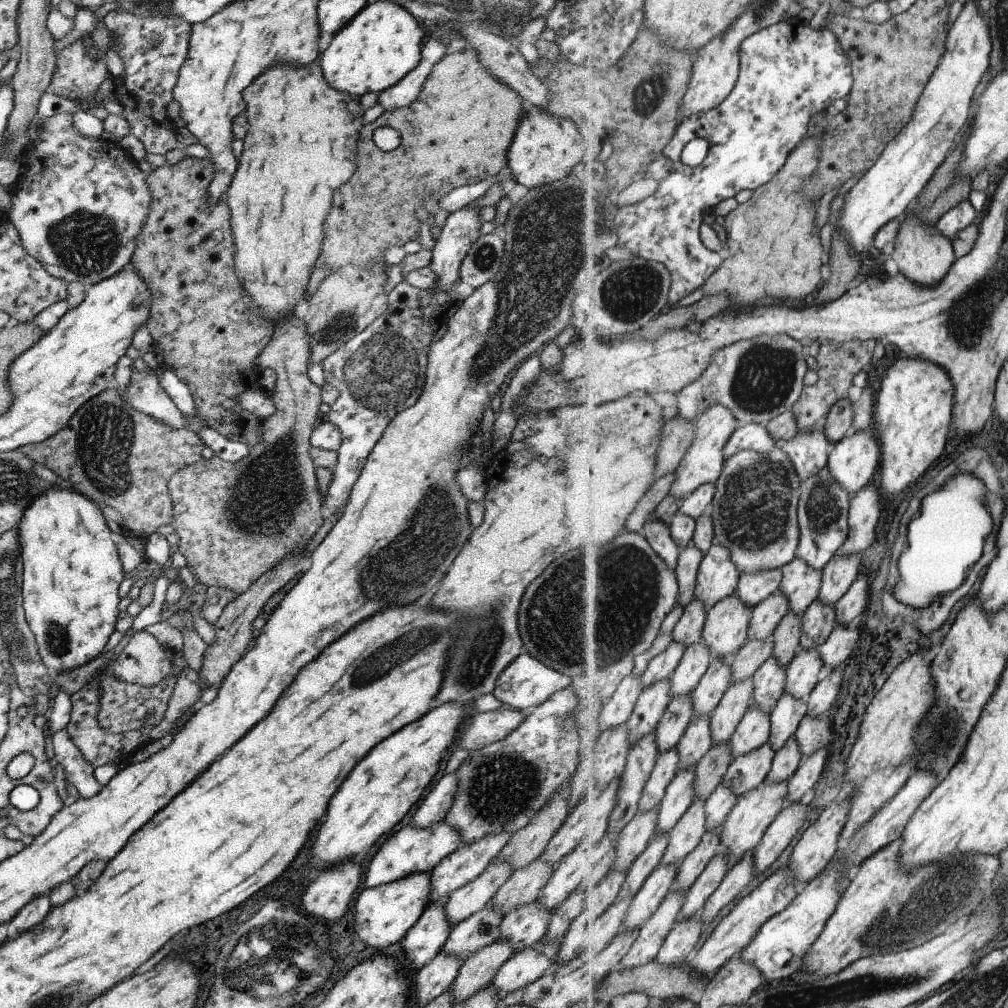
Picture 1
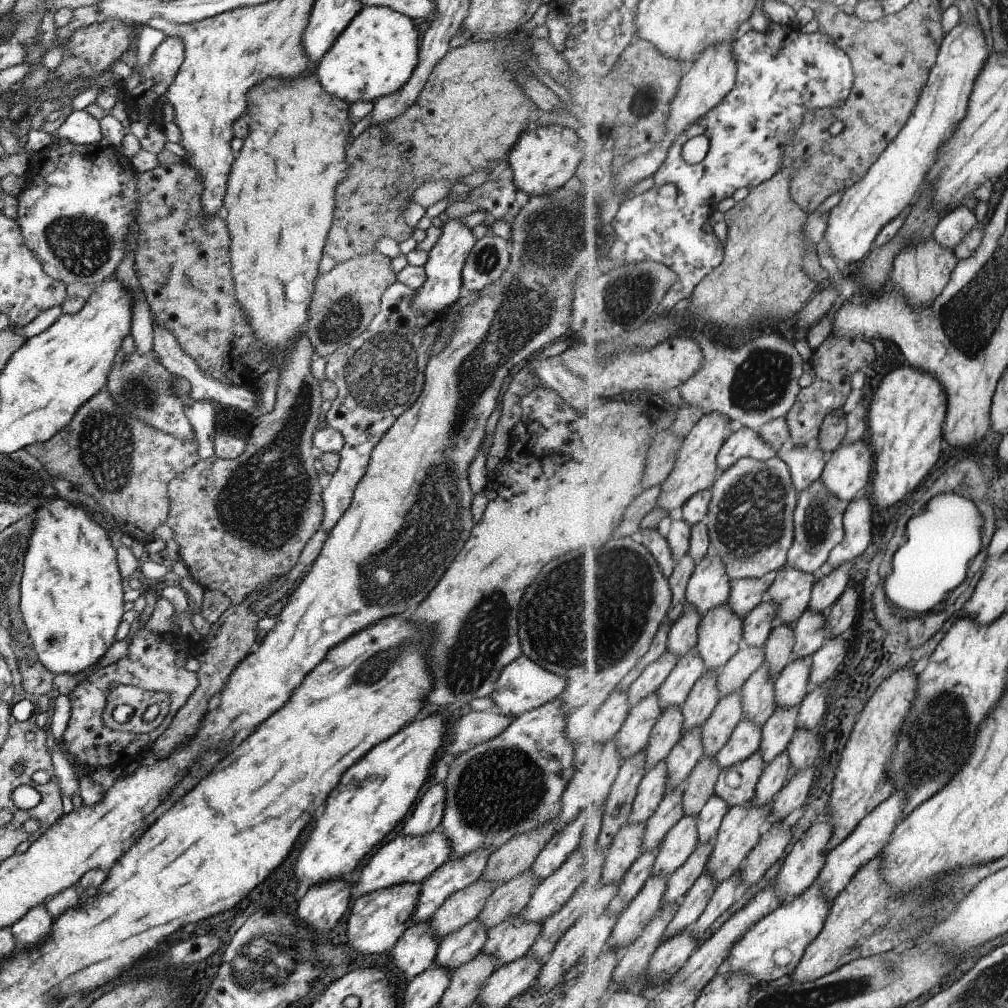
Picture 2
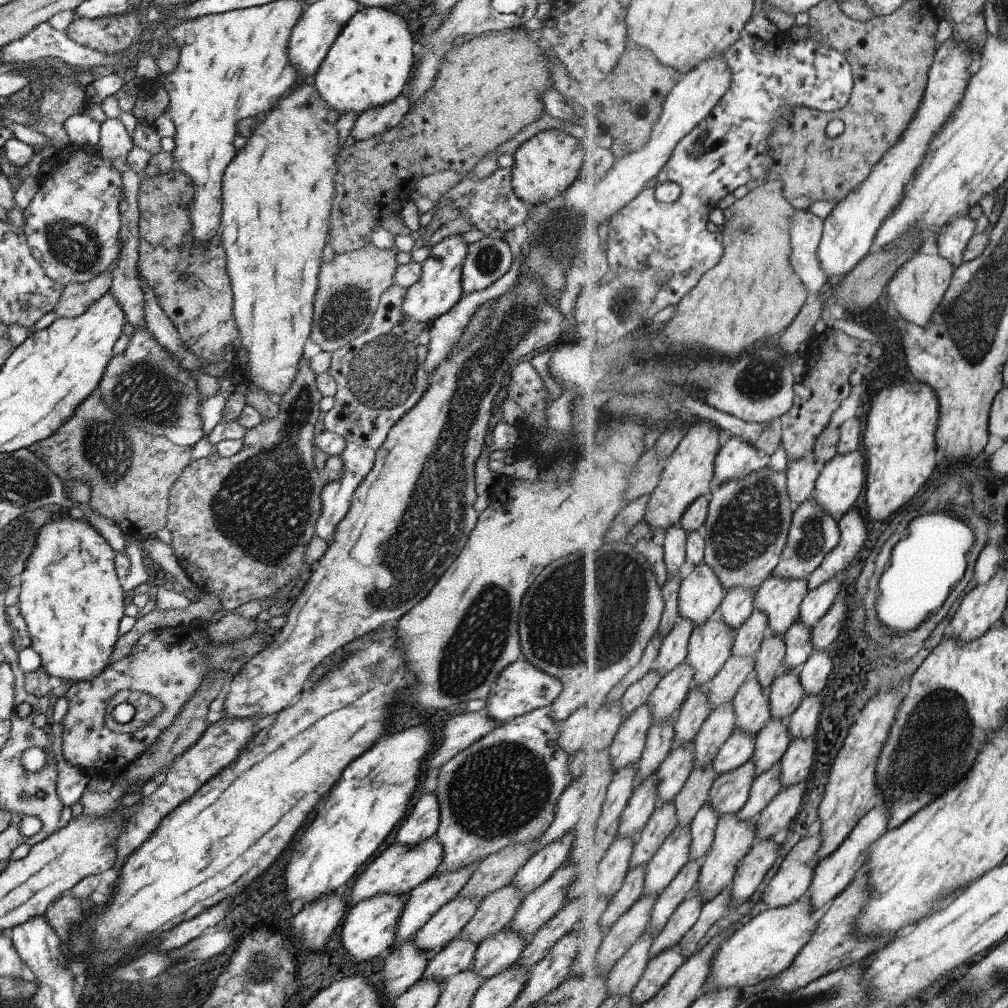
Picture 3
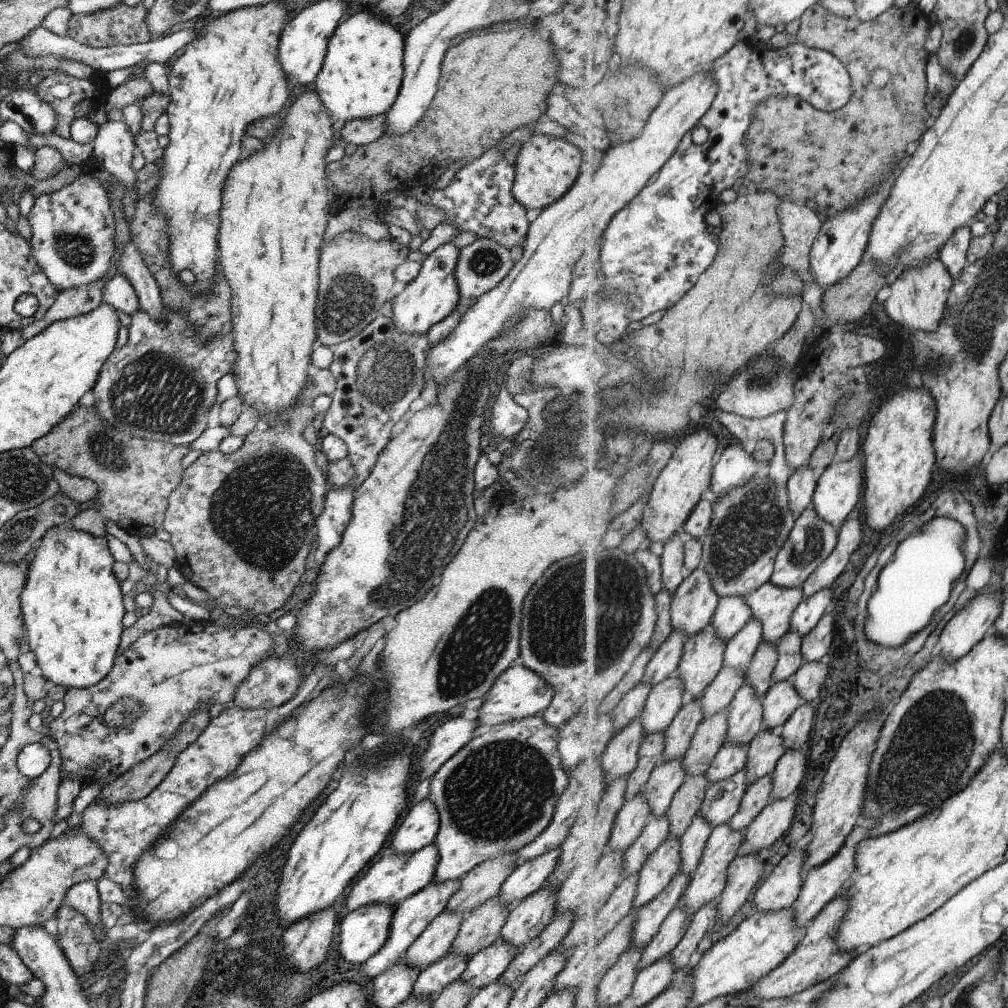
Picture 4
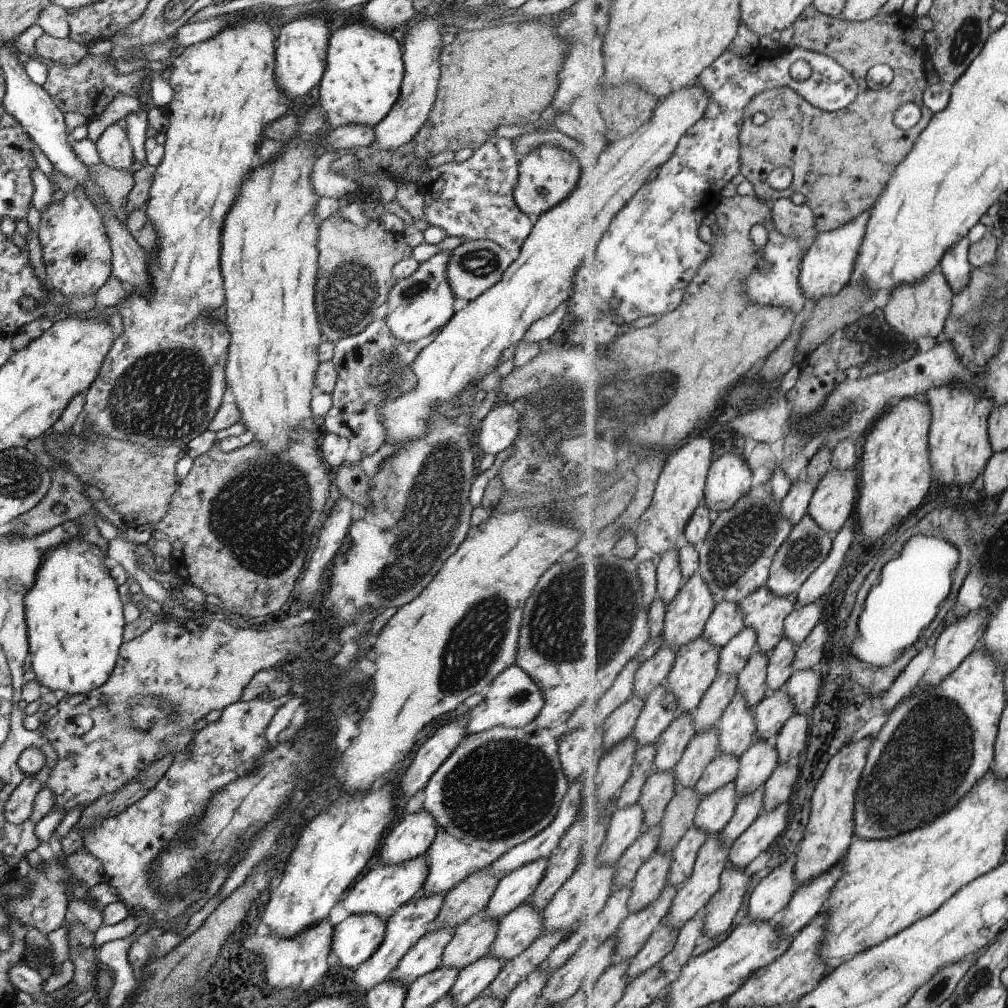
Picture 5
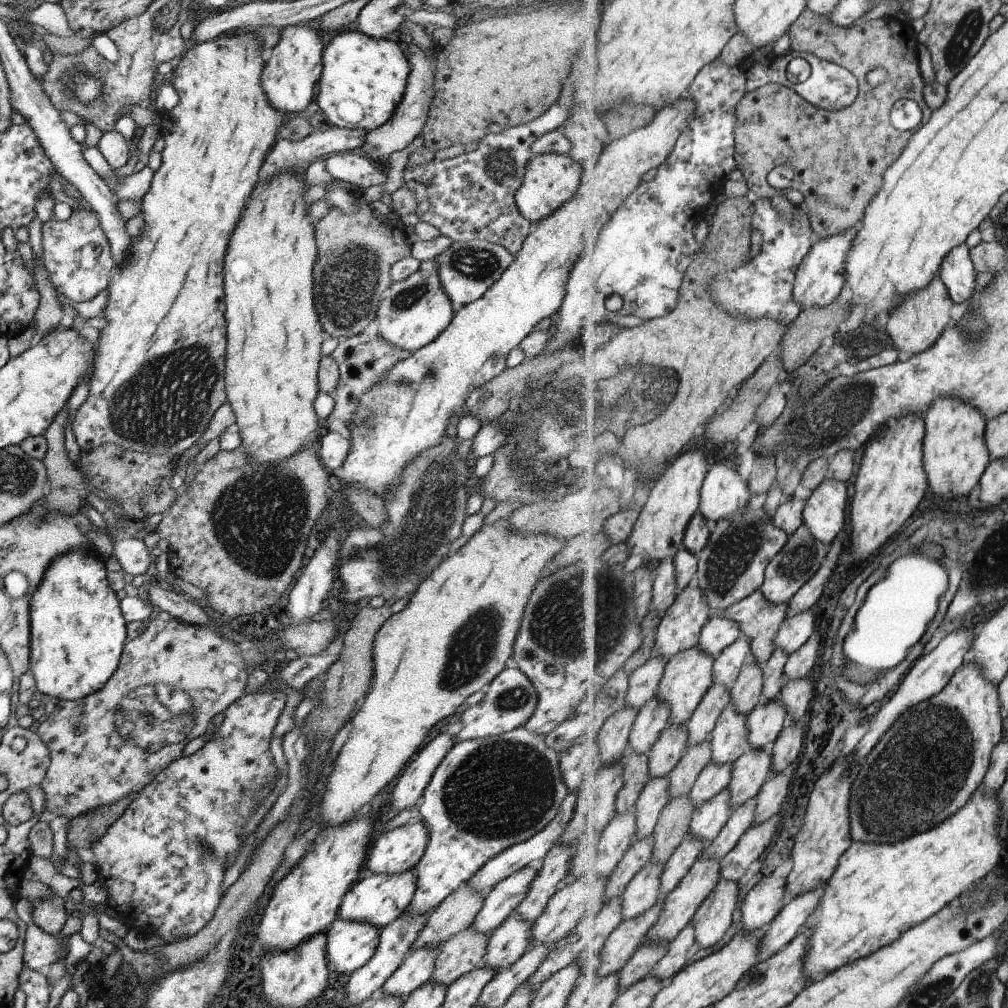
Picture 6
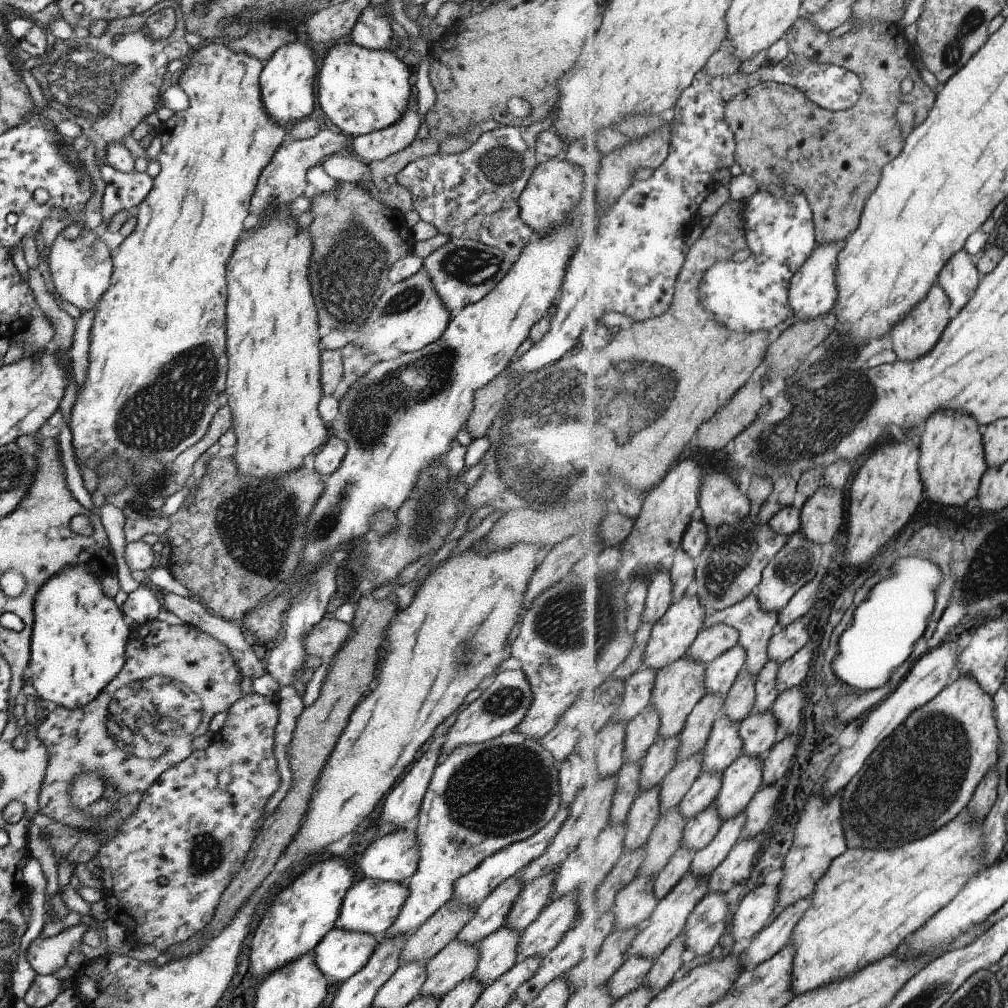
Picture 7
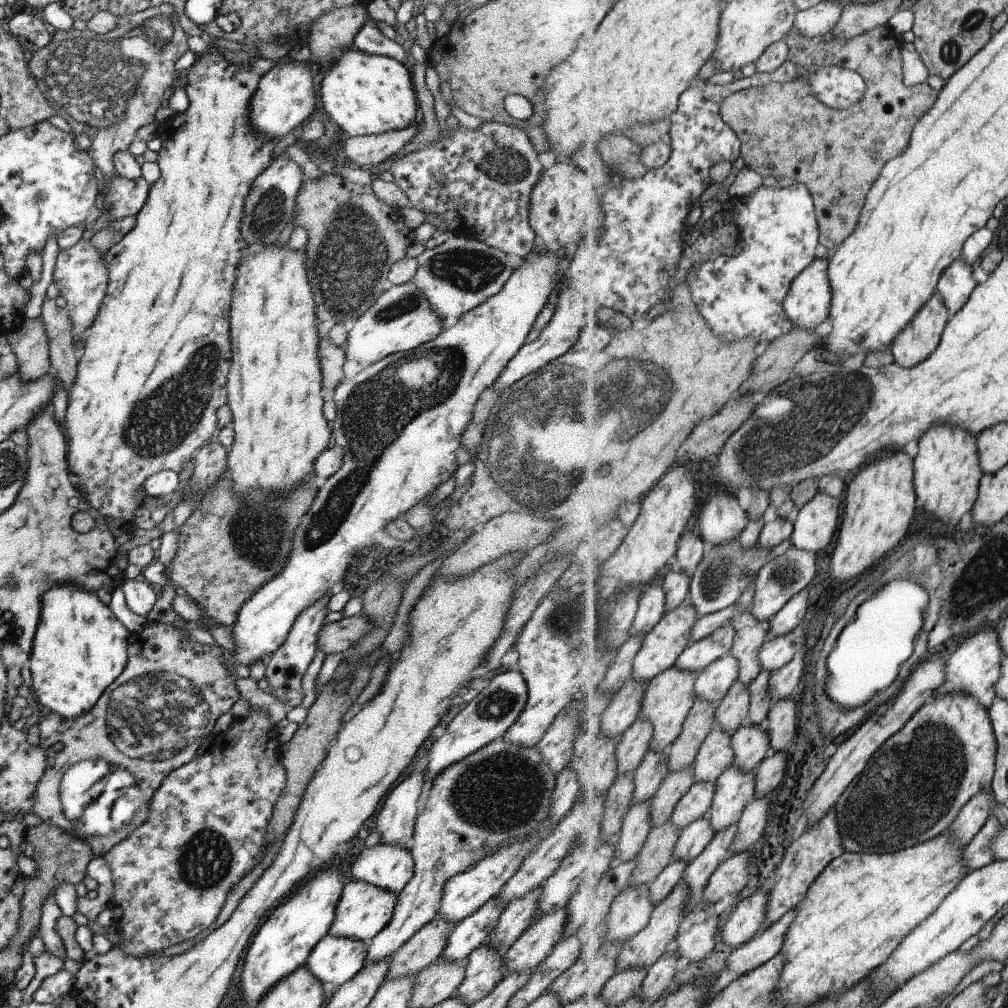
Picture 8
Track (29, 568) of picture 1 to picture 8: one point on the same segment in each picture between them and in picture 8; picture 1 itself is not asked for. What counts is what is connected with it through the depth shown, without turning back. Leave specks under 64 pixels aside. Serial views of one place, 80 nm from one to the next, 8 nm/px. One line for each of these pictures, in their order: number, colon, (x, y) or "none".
2: (70, 599)
3: (71, 601)
4: (71, 604)
5: (73, 614)
6: (76, 631)
7: (77, 640)
8: (78, 648)

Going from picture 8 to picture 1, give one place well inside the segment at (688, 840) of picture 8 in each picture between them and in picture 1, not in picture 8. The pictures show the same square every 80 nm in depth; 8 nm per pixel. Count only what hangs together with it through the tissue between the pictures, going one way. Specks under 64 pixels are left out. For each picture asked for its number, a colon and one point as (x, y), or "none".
1: (747, 772)
2: (737, 785)
3: (730, 792)
4: (723, 800)
5: (715, 811)
6: (707, 822)
7: (700, 830)

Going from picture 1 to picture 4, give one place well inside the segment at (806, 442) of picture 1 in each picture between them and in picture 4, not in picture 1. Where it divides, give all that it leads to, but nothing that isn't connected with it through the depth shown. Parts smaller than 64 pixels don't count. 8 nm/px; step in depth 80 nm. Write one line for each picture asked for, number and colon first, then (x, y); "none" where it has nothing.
2: (807, 463)
3: (803, 474)
4: (802, 484)

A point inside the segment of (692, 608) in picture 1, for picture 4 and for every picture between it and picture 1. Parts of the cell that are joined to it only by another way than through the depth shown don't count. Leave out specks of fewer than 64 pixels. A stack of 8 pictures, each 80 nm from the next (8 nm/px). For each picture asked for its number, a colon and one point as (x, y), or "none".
2: (684, 636)
3: (674, 651)
4: (664, 664)

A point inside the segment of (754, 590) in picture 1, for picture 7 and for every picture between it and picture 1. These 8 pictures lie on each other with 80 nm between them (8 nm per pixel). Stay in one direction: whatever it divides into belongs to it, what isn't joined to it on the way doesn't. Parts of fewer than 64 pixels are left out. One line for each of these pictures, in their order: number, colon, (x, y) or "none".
2: (746, 595)
3: (738, 606)
4: (733, 613)
5: (728, 620)
6: (720, 632)
7: (712, 642)

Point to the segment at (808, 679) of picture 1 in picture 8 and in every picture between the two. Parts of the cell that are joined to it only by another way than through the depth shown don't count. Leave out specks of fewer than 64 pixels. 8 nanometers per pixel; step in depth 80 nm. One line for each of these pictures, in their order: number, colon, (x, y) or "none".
2: (792, 686)
3: (787, 694)
4: (782, 701)
5: (777, 708)
6: (766, 723)
7: (759, 730)
8: (752, 744)

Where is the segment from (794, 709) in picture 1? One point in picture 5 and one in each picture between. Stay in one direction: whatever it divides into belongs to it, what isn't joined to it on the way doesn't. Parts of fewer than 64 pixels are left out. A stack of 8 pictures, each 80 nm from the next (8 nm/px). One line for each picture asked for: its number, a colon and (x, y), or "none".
2: (778, 733)
3: (773, 741)
4: (764, 753)
5: (758, 764)

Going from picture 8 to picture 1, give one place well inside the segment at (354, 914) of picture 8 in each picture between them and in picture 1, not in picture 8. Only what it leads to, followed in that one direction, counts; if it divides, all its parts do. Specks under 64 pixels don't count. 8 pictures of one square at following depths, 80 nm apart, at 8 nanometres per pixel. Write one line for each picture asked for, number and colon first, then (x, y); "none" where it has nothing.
1: (410, 850)
2: (406, 859)
3: (398, 869)
4: (393, 878)
5: (381, 892)
6: (377, 900)
7: (370, 906)

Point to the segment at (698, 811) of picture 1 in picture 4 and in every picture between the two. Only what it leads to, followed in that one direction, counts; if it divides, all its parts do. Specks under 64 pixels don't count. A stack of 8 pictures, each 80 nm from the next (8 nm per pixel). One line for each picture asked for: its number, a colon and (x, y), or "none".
2: (680, 844)
3: (673, 856)
4: (662, 866)

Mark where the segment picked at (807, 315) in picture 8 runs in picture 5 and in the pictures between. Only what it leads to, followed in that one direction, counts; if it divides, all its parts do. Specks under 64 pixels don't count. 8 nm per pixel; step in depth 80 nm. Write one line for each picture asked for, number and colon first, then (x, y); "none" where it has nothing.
5: (827, 268)
6: (821, 280)
7: (814, 291)

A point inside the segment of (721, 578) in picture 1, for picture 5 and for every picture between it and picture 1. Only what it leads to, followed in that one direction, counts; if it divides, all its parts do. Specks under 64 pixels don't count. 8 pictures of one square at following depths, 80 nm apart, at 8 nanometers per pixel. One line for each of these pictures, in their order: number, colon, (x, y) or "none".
2: (709, 588)
3: (701, 594)
4: (694, 605)
5: (687, 616)

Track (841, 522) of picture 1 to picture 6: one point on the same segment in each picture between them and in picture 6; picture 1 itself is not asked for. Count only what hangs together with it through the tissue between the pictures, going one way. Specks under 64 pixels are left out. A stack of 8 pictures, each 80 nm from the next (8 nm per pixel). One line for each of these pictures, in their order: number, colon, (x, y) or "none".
2: (818, 519)
3: (815, 533)
4: (812, 541)
5: (807, 548)
6: (801, 558)

